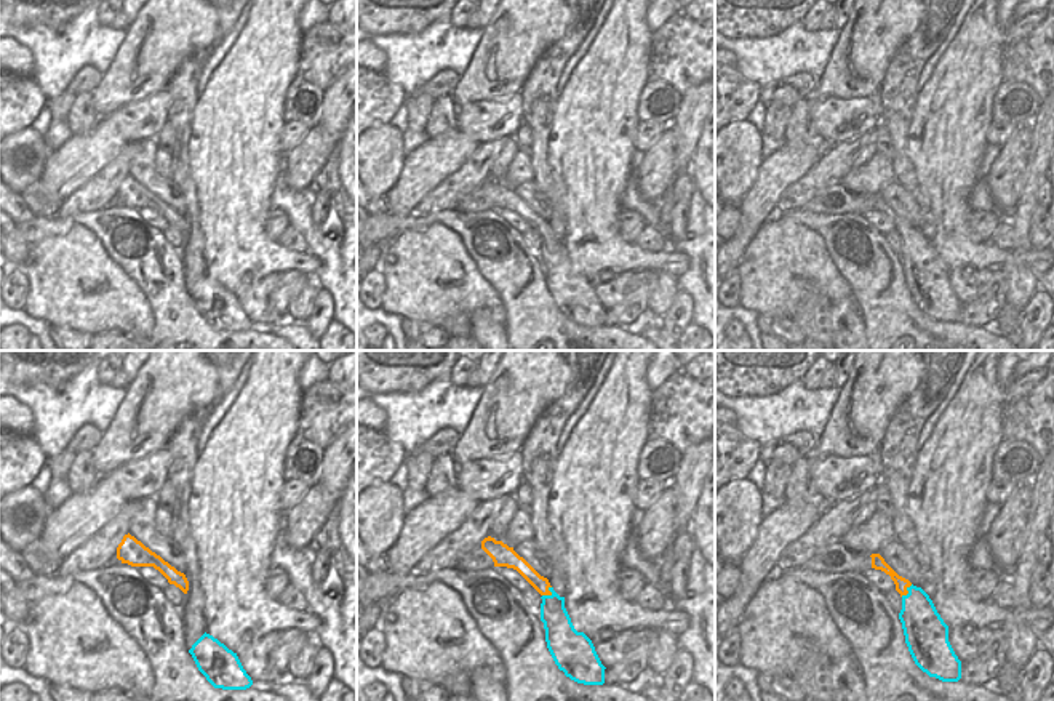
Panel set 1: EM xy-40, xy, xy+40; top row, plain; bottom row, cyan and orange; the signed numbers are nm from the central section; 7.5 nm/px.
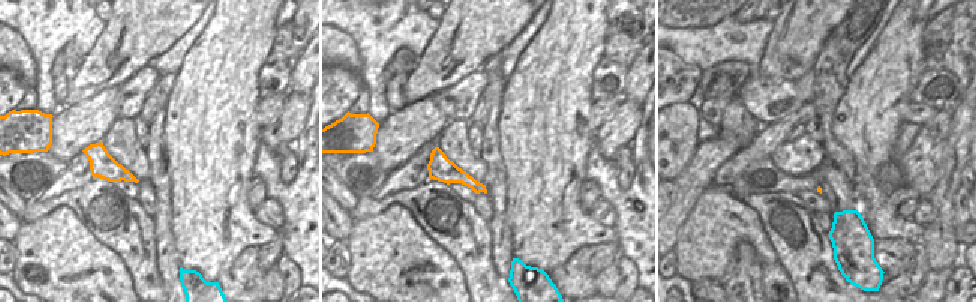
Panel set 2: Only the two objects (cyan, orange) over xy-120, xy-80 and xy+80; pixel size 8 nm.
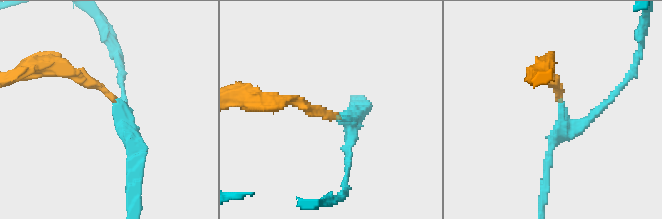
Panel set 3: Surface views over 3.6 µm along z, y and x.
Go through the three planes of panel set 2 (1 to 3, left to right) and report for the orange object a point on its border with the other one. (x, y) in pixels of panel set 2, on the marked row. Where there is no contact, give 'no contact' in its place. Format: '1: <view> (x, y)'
1: no contact
2: no contact
3: no contact

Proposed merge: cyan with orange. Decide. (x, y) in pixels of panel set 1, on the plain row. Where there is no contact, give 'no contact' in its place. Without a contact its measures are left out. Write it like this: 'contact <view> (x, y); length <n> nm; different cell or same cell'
contact xy (549, 237); length 110 nm; different cell

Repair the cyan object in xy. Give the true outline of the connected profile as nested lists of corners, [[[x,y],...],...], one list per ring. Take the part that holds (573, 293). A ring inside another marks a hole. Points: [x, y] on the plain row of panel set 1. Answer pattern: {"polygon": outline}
{"polygon": [[[553,229],[549,232],[550,237],[541,238],[541,262],[555,306],[577,325],[603,326],[606,309],[601,306],[592,282],[574,270],[565,250],[565,238],[560,238]]]}

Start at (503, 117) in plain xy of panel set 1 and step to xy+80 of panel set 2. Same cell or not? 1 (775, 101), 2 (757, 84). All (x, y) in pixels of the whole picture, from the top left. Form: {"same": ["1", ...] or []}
{"same": ["1", "2"]}

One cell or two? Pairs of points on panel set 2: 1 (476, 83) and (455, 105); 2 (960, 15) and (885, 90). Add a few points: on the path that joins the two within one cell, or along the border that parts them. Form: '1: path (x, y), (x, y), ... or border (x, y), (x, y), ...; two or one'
1: path (470, 89), (461, 99); one
2: border (927, 21), (924, 29), (925, 69); two

